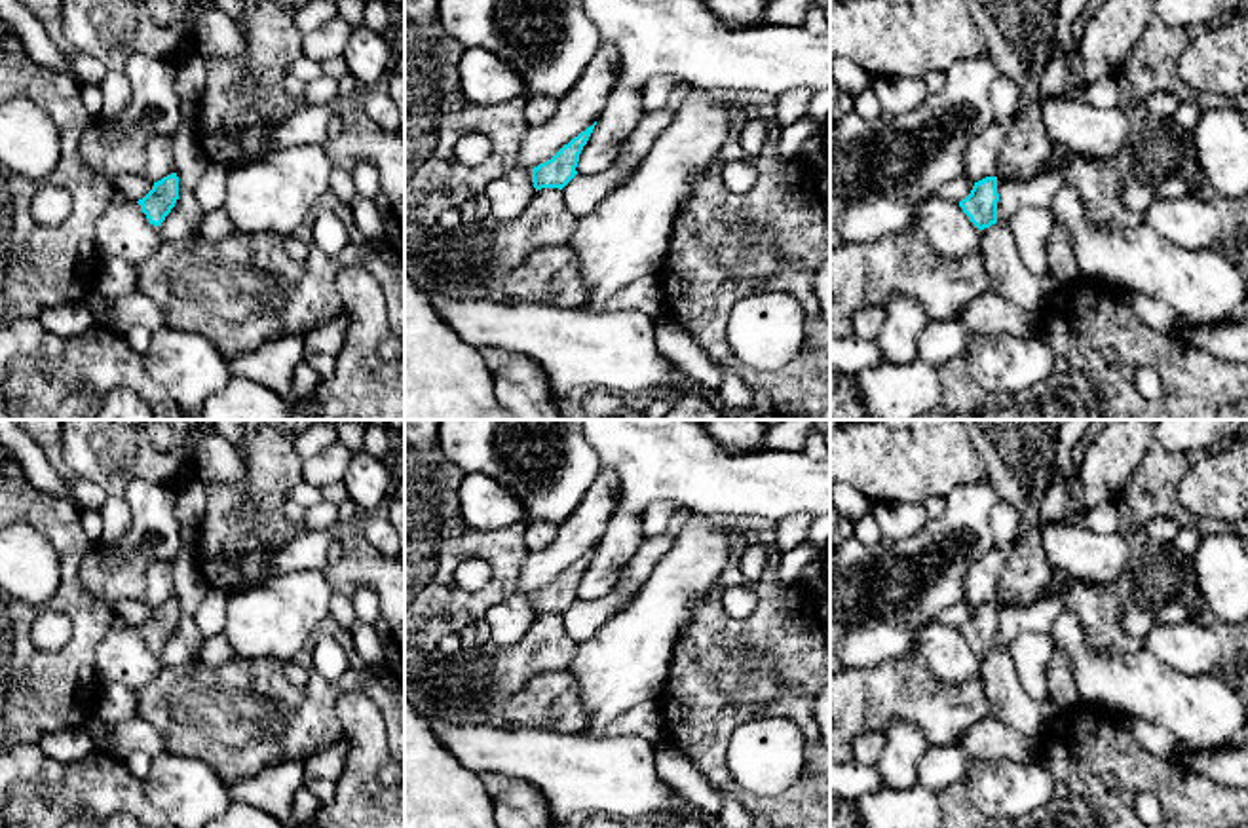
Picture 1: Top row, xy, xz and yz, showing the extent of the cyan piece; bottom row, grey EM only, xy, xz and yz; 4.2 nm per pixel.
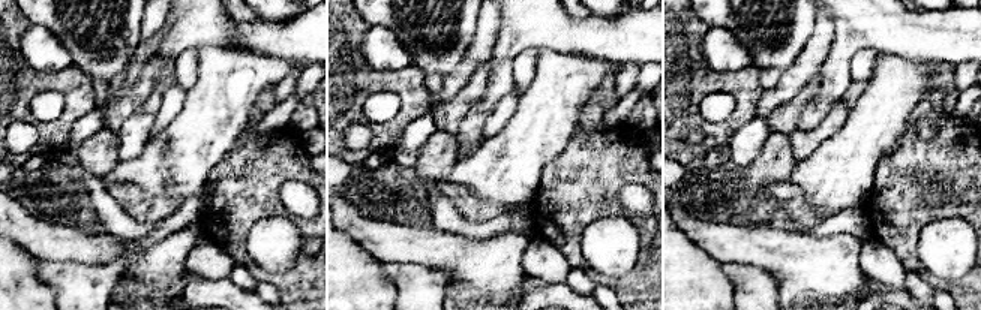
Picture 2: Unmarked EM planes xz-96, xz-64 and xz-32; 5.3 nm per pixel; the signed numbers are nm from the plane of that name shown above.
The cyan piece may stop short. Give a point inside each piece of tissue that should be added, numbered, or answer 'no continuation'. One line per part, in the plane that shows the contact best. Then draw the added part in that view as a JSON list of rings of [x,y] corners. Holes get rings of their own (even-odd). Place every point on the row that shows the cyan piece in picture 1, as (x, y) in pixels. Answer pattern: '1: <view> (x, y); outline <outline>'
no continuation

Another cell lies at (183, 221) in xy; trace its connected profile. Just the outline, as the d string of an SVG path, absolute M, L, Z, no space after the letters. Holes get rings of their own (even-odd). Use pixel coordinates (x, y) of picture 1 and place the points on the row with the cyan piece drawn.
M182 125L173 133L175 173L179 177L179 199L160 226L161 241L179 241L198 235L205 211L198 203L196 186L209 161L199 148L194 125Z

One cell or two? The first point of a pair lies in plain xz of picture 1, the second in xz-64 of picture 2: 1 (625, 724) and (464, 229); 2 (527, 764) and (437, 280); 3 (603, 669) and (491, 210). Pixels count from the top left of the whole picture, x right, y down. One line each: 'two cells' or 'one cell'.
1: one cell
2: two cells
3: two cells

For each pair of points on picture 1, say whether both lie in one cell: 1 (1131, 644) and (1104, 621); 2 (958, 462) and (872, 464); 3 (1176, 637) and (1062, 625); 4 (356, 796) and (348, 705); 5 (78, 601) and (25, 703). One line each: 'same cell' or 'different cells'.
1: same cell
2: same cell
3: different cells
4: same cell
5: same cell

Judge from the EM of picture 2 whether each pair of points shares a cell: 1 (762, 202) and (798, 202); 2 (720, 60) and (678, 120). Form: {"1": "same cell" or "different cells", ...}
{"1": "same cell", "2": "different cells"}

